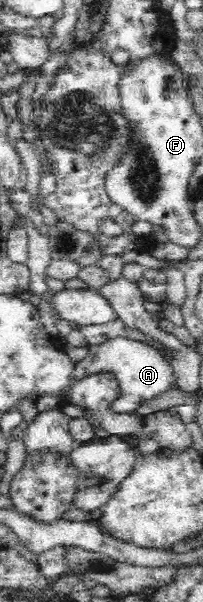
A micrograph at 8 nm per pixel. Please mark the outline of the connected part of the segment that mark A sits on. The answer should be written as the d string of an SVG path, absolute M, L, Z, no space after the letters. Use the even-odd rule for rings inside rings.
M130 336L106 338L98 344L87 344L88 354L75 363L75 376L80 379L98 374L112 373L119 380L119 397L110 404L110 410L116 414L133 414L142 404L164 394L172 386L172 367L163 352L156 346L136 340Z

